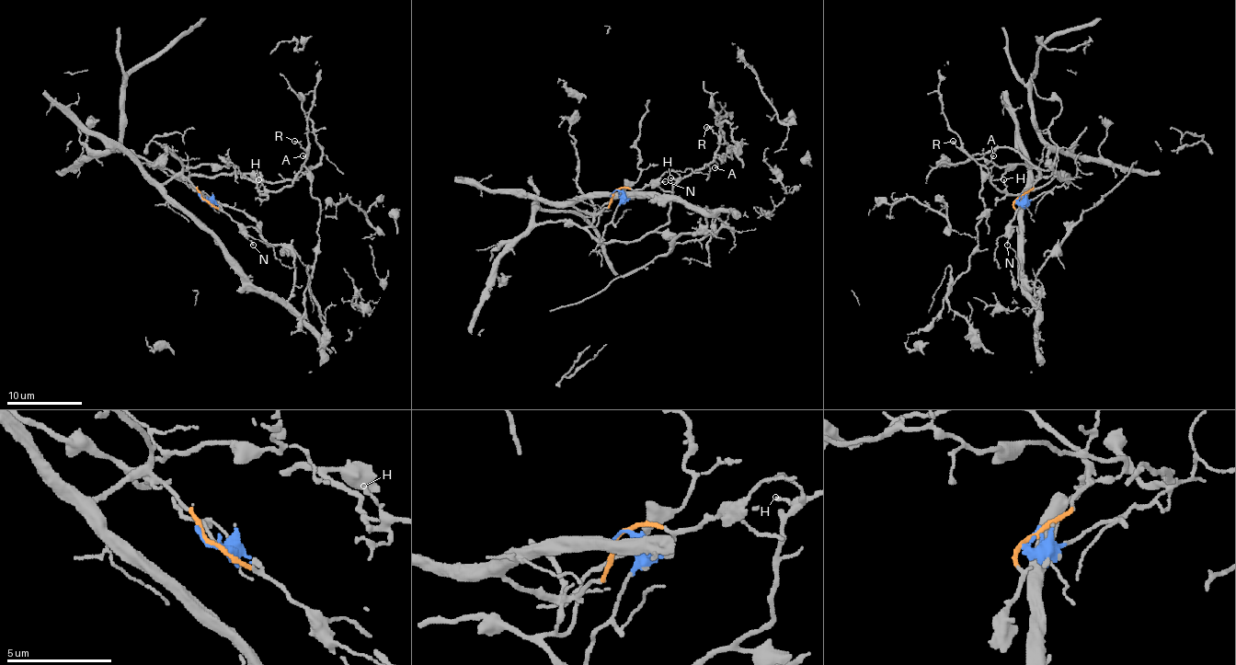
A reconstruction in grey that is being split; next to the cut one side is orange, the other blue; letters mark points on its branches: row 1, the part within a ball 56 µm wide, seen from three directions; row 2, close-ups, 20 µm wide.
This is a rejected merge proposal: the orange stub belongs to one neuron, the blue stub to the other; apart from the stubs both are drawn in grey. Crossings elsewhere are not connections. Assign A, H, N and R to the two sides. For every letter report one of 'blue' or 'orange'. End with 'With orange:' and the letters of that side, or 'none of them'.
A: blue
H: blue
N: orange
R: blue
With orange: N

